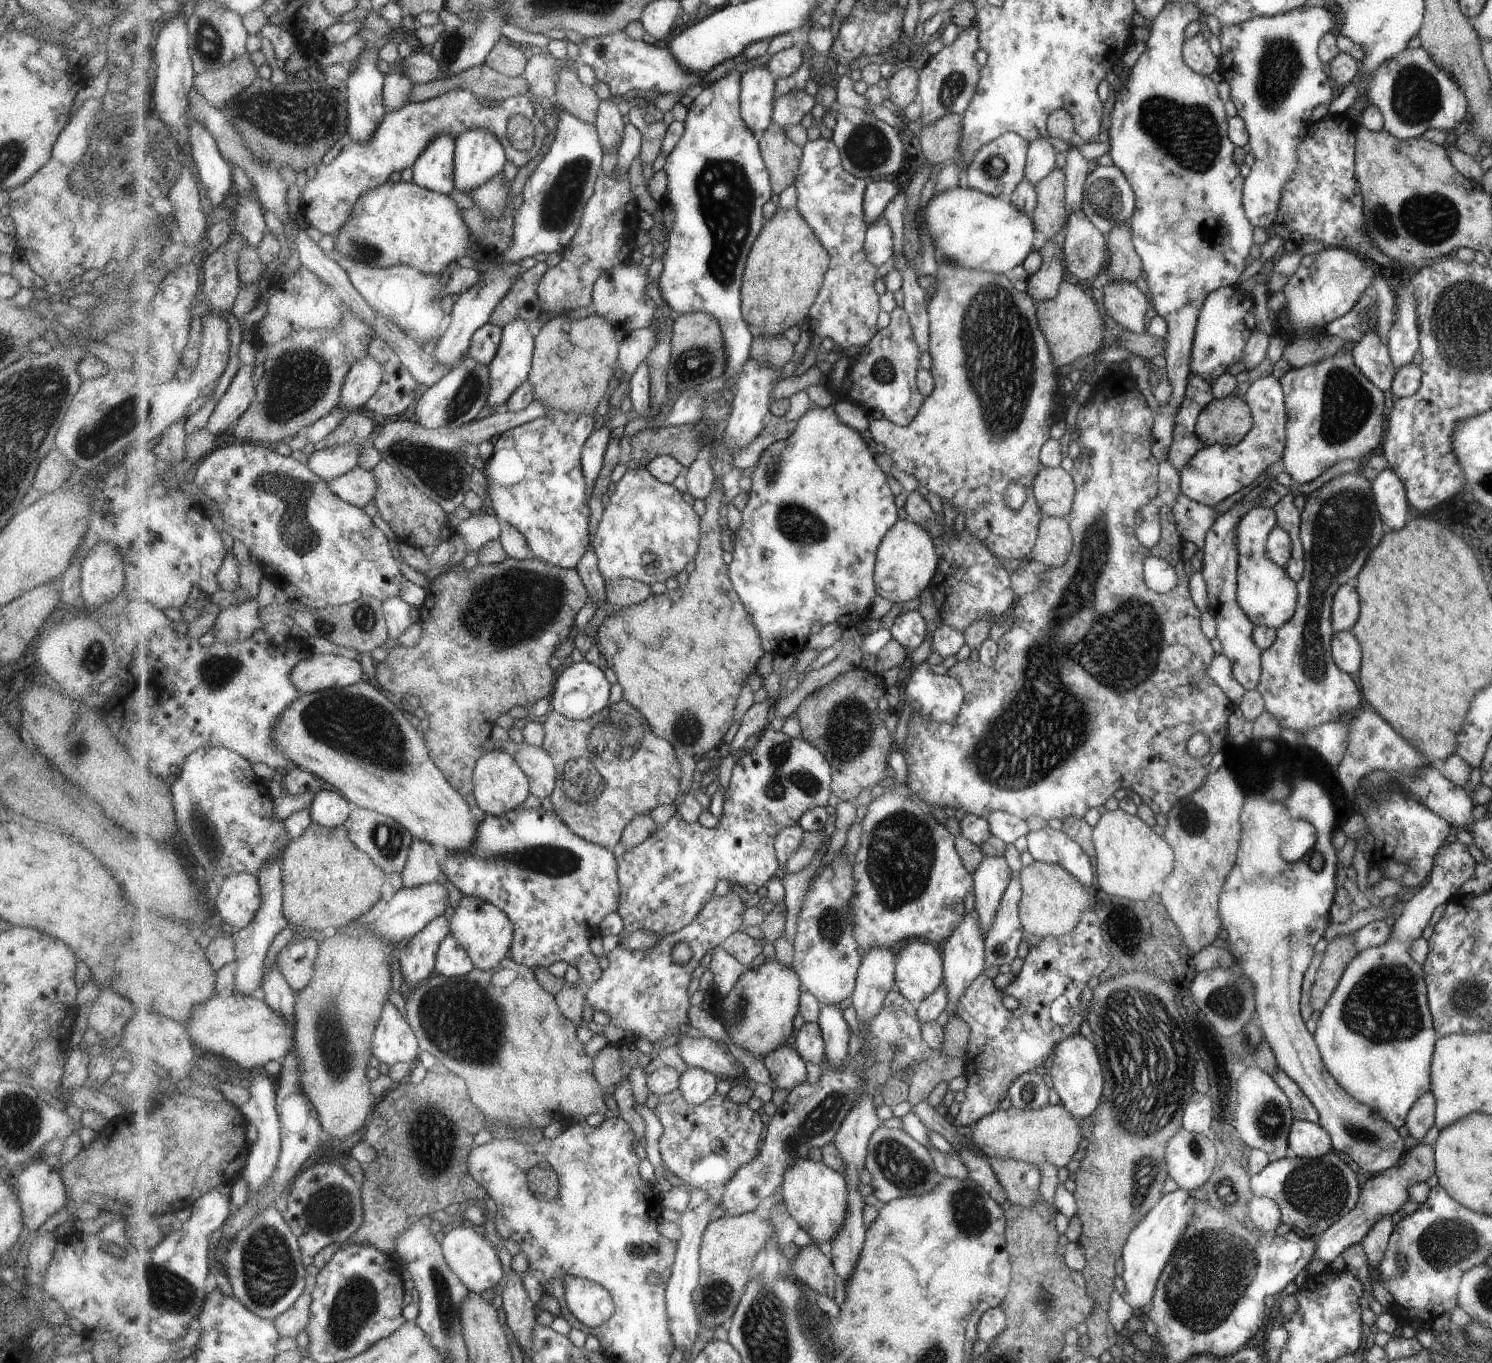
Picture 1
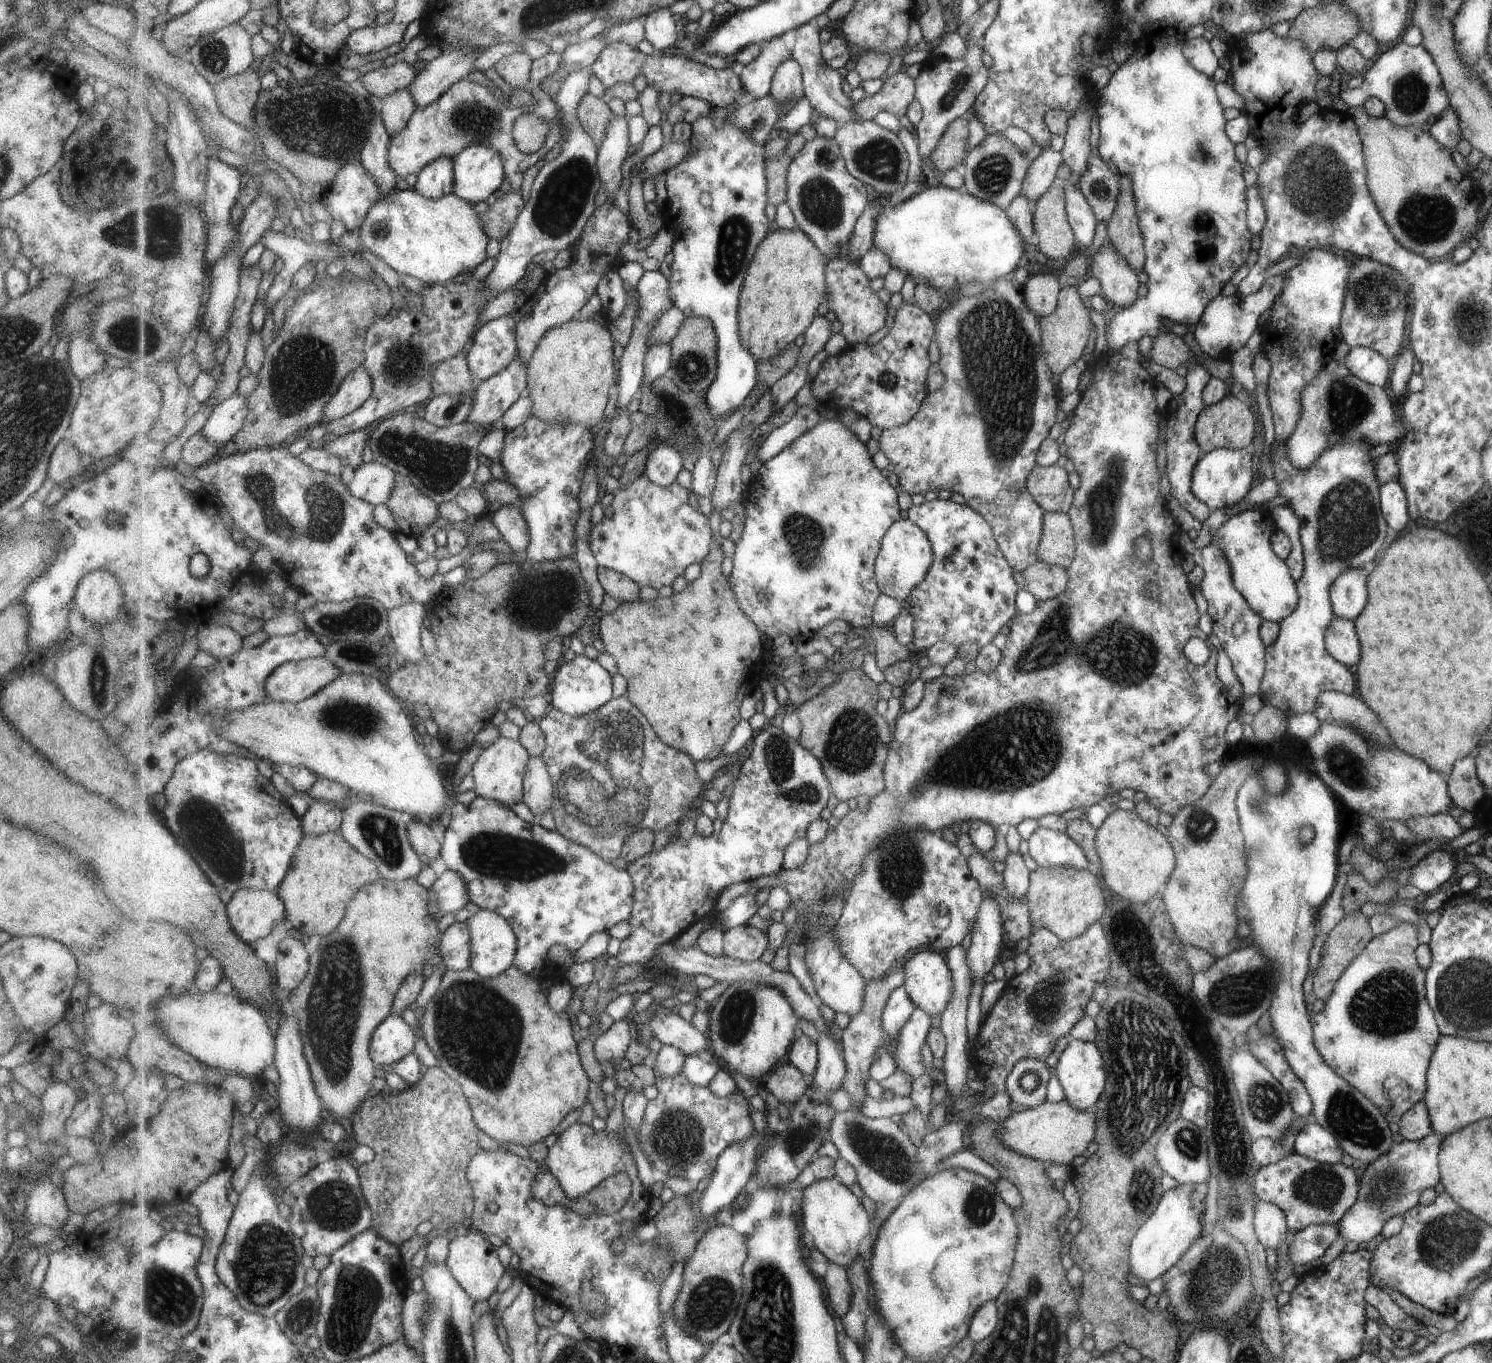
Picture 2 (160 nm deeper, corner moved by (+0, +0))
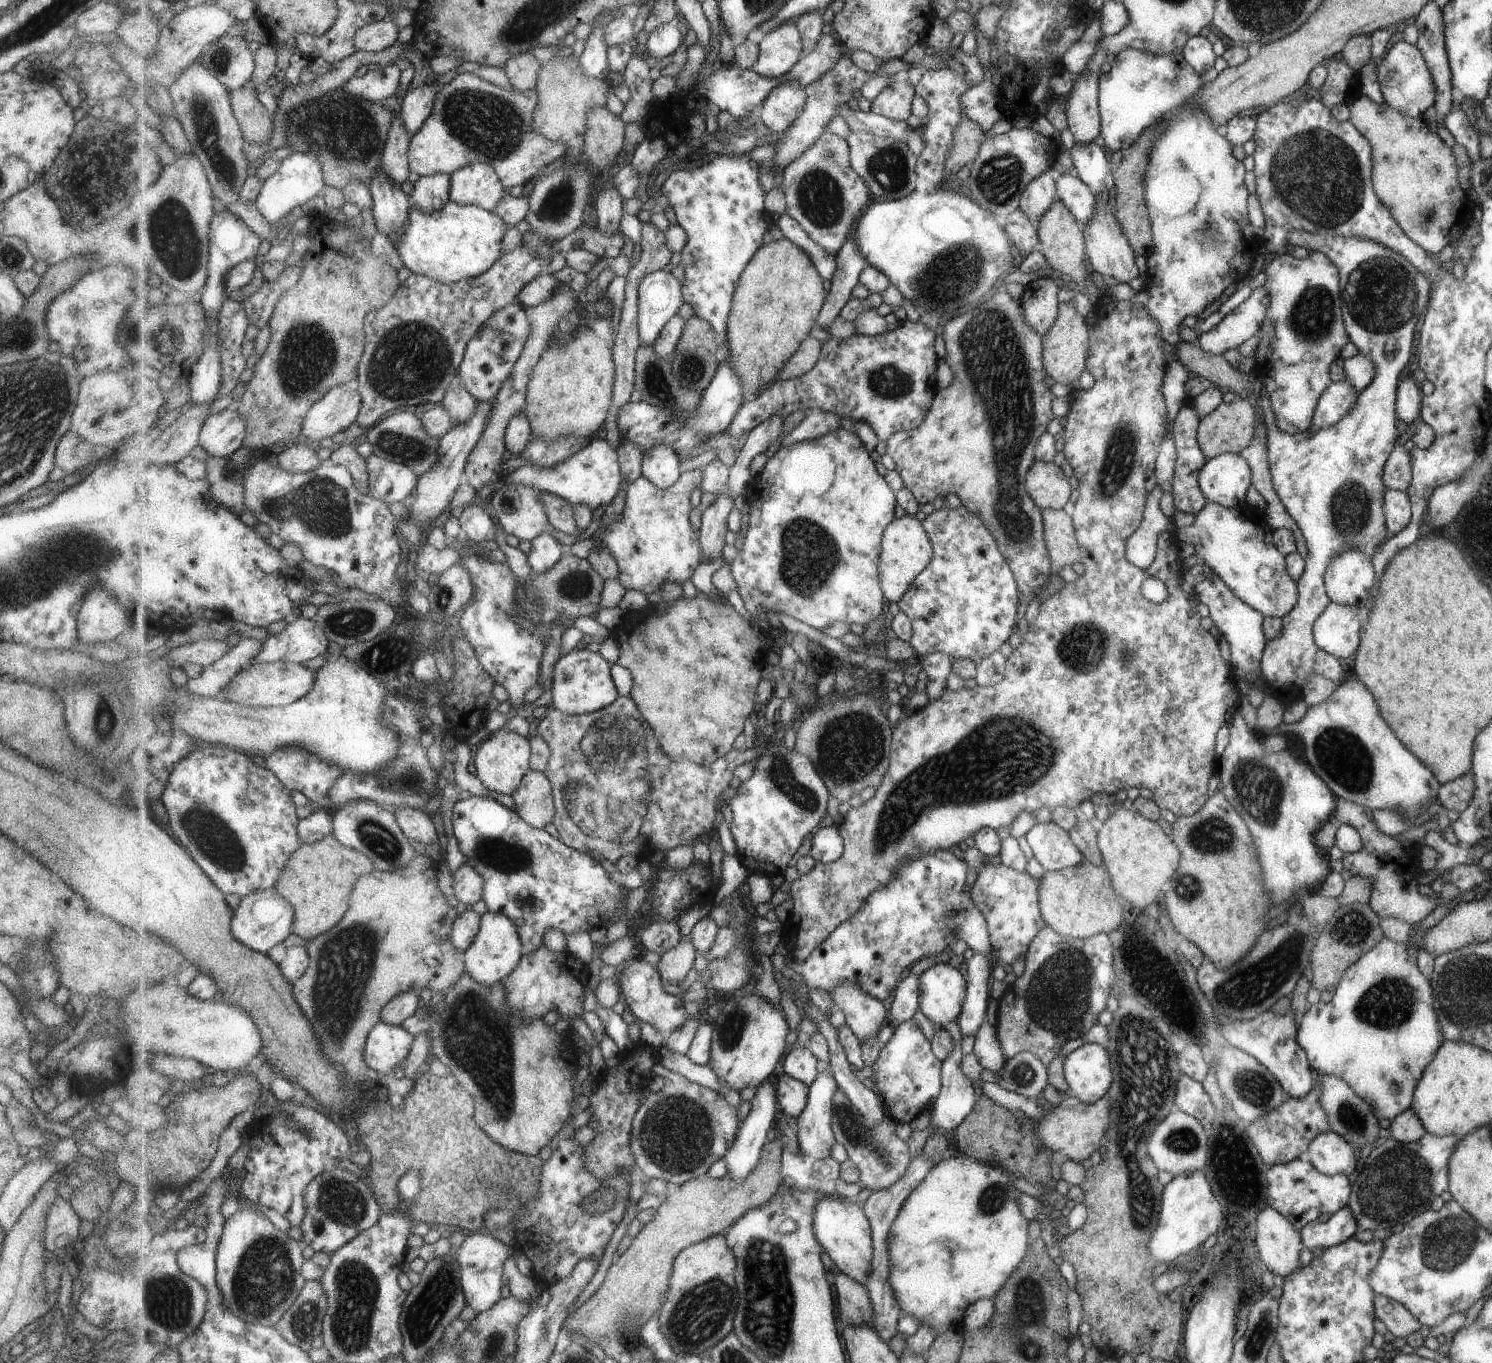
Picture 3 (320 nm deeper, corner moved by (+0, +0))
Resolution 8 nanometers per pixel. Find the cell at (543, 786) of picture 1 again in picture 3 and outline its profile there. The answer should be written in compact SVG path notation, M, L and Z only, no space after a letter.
M529 769L512 797L523 820L535 828L542 829L554 822L556 800L553 796L552 781L544 772Z

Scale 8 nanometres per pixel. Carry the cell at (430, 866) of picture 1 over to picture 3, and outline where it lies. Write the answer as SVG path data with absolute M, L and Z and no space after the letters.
M405 806L399 808L395 813L403 832L406 832L409 838L425 844L439 842L439 834L435 830L435 824L433 824L429 810L425 811Z

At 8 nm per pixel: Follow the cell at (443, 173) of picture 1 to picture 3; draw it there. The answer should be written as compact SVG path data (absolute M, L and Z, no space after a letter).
M435 174L421 177L414 184L414 191L410 197L411 207L431 214L449 204L450 192L451 175Z

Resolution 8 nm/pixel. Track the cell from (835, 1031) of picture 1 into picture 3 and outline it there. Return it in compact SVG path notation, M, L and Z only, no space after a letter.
M822 1065L817 1080L810 1086L808 1107L797 1118L795 1130L800 1152L816 1160L831 1156L833 1146L838 1144L832 1127L837 1079L828 1065Z

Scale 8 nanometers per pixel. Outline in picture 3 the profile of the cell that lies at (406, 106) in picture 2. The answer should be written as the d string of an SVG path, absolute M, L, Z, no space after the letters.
M395 114L382 159L383 174L393 182L395 188L401 188L411 176L408 156L411 140L405 122L399 114Z

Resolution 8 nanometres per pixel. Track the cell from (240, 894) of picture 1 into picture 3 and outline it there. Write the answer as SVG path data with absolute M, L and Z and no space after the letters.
M276 887L257 891L248 897L241 898L239 906L234 910L232 931L237 940L253 950L267 954L273 946L281 944L294 932L296 908L285 899Z

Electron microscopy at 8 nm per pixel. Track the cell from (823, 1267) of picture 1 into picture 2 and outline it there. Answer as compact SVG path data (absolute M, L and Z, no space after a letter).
M830 1261L827 1263L827 1271L823 1279L825 1279L827 1292L829 1292L829 1306L840 1313L841 1317L847 1315L852 1307L854 1295L848 1269Z

